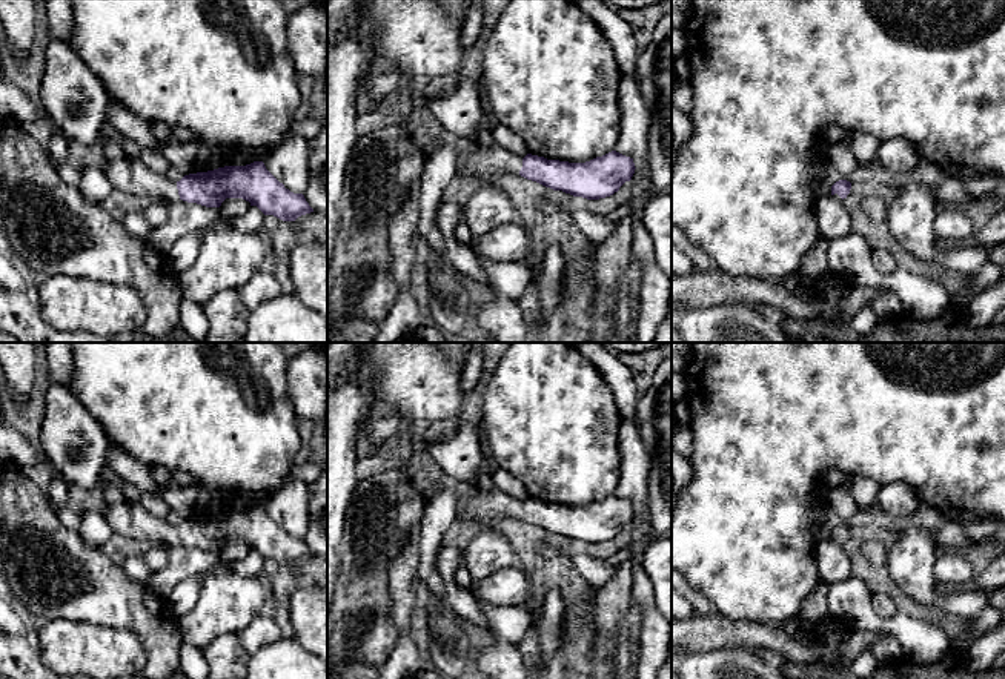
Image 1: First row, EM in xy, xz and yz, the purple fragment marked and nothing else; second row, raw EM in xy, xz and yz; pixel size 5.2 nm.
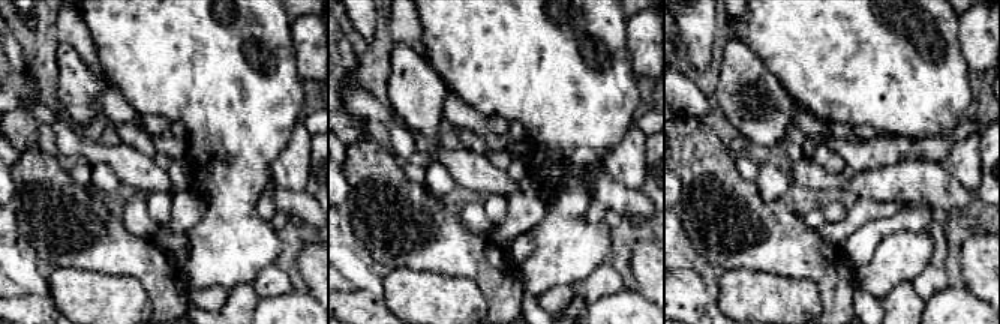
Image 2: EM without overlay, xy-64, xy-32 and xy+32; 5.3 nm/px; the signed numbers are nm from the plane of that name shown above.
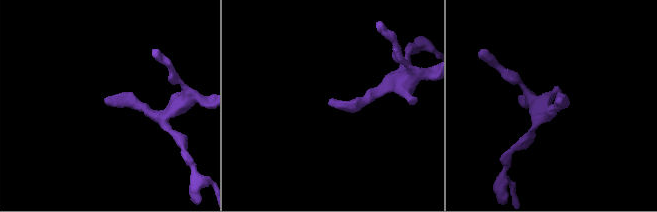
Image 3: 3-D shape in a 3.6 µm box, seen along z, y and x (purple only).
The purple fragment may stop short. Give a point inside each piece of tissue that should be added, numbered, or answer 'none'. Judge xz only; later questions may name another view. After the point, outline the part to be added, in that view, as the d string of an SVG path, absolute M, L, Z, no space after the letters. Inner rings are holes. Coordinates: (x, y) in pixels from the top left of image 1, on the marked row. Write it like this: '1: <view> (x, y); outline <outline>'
1: xz (483, 160); outline M472 143L467 144L464 166L469 172L473 172L483 178L496 174L519 175L519 171L522 167L522 158L509 154L498 144L483 146L478 143Z

